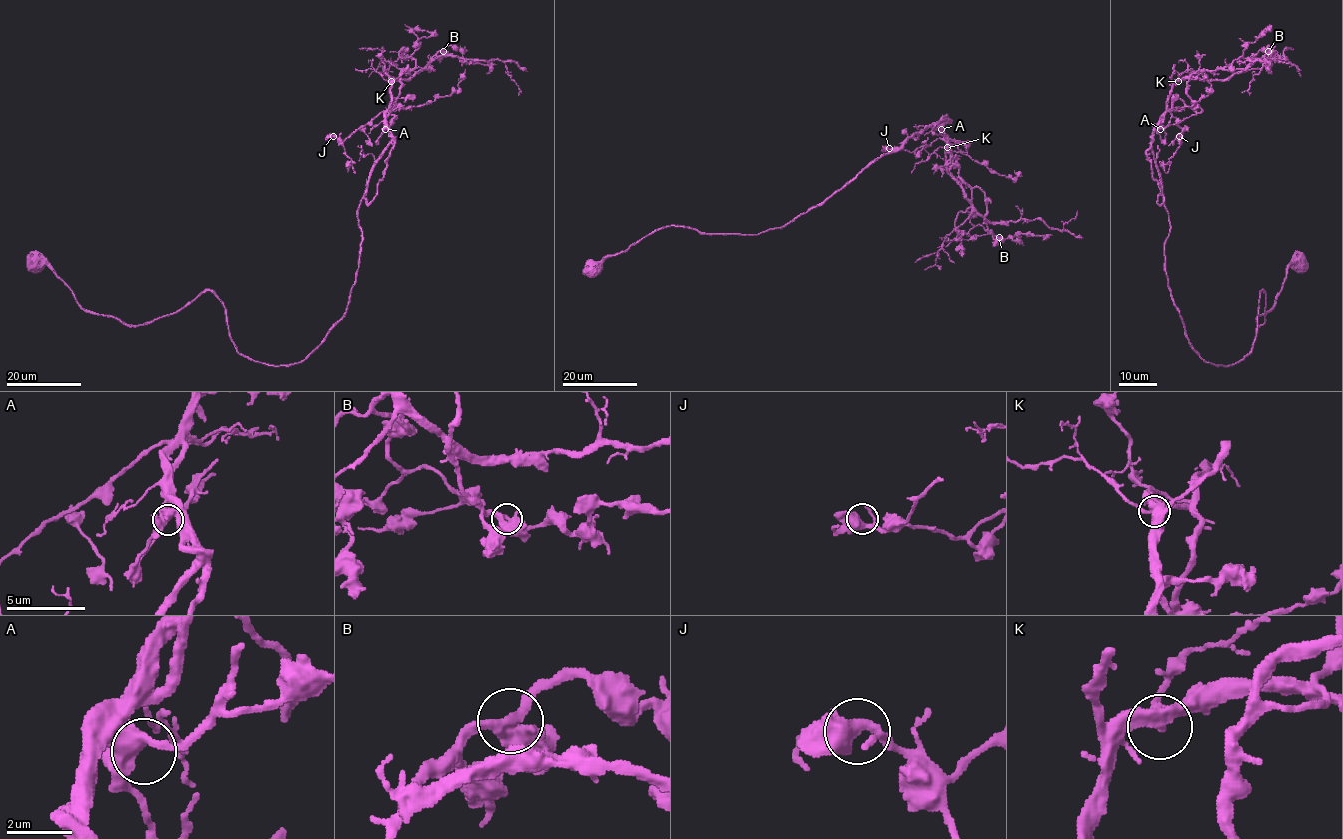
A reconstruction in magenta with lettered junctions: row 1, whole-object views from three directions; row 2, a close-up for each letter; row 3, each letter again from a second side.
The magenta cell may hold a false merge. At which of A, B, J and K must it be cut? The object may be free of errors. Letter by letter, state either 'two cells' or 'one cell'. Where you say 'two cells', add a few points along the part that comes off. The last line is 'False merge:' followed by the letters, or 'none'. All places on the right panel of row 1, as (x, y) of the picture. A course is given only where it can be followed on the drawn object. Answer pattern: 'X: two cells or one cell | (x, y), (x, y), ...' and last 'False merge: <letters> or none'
A: one cell
B: one cell
J: one cell
K: one cell
False merge: none

